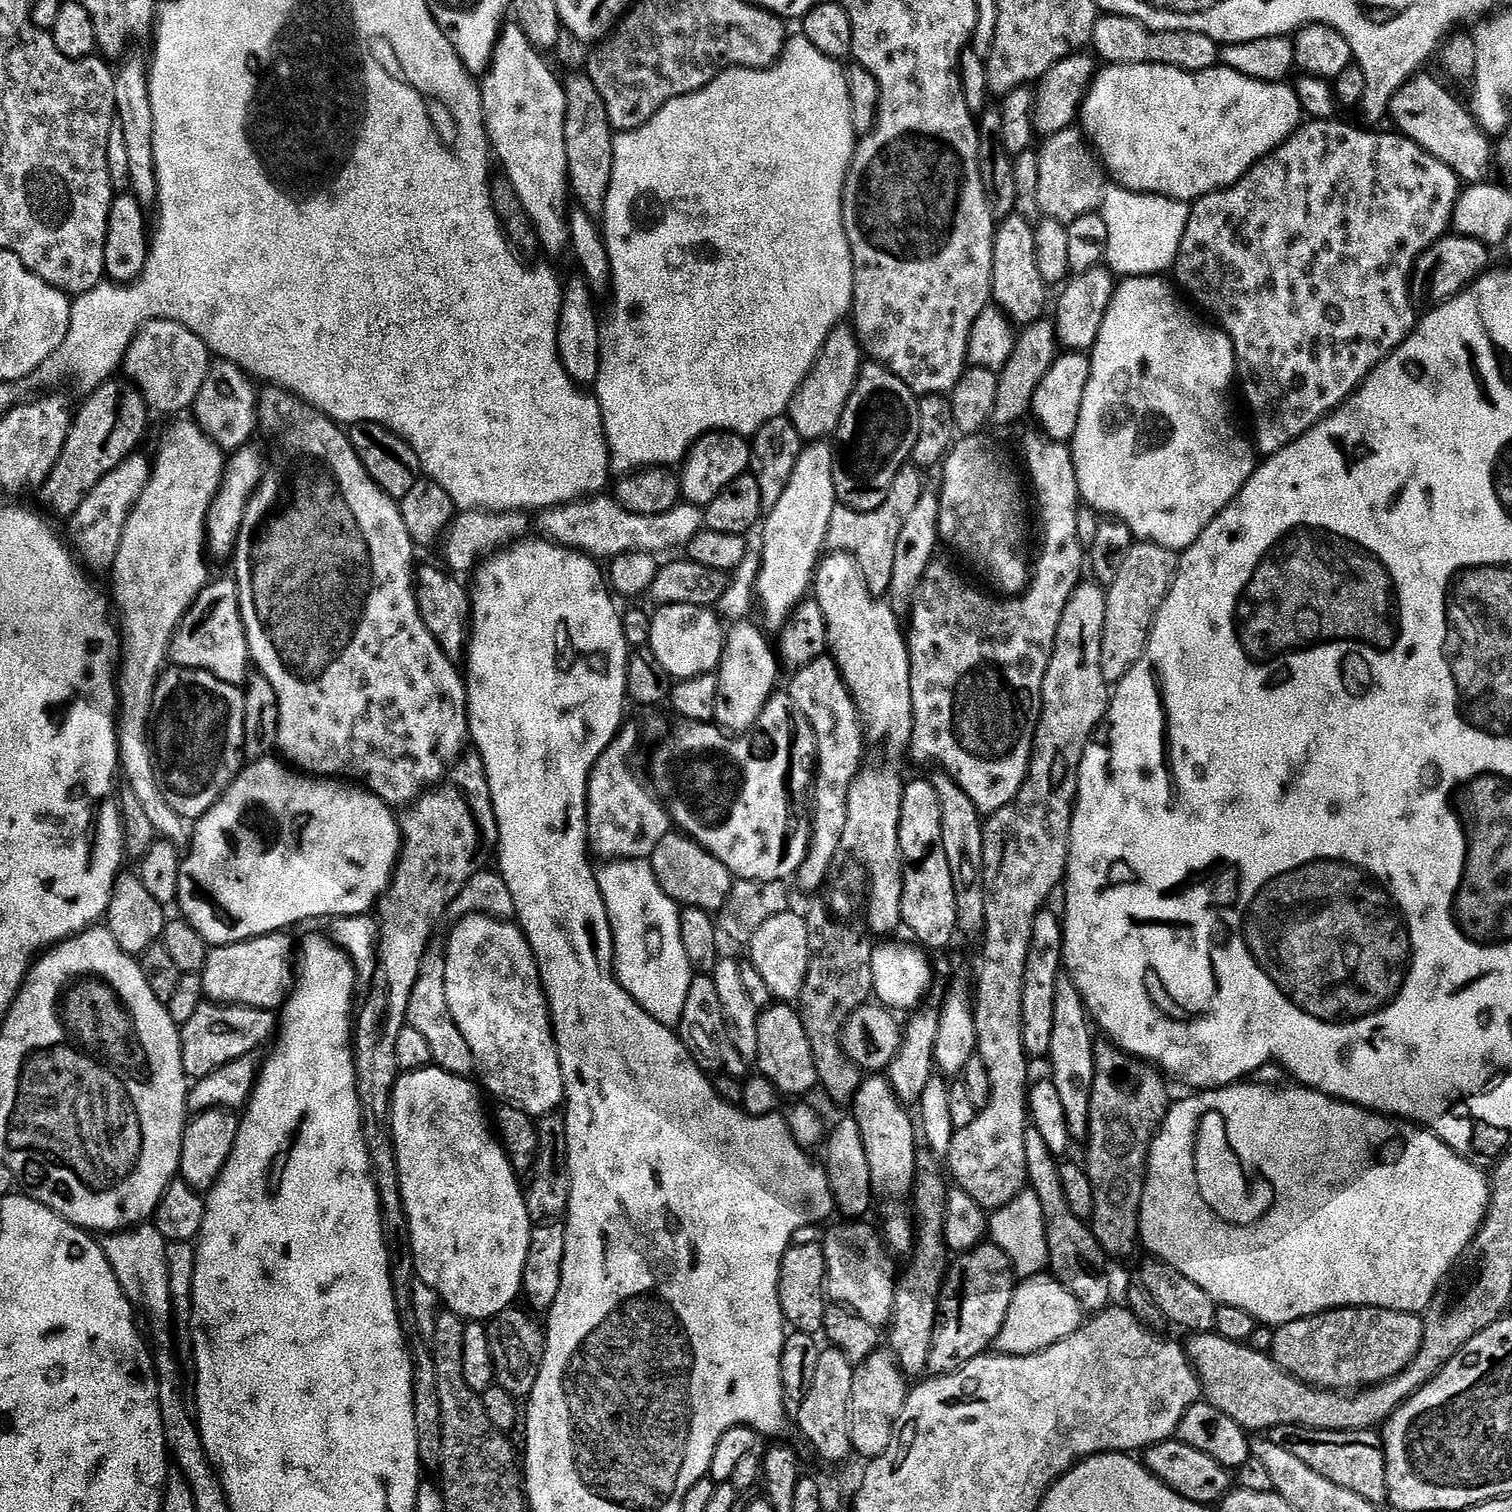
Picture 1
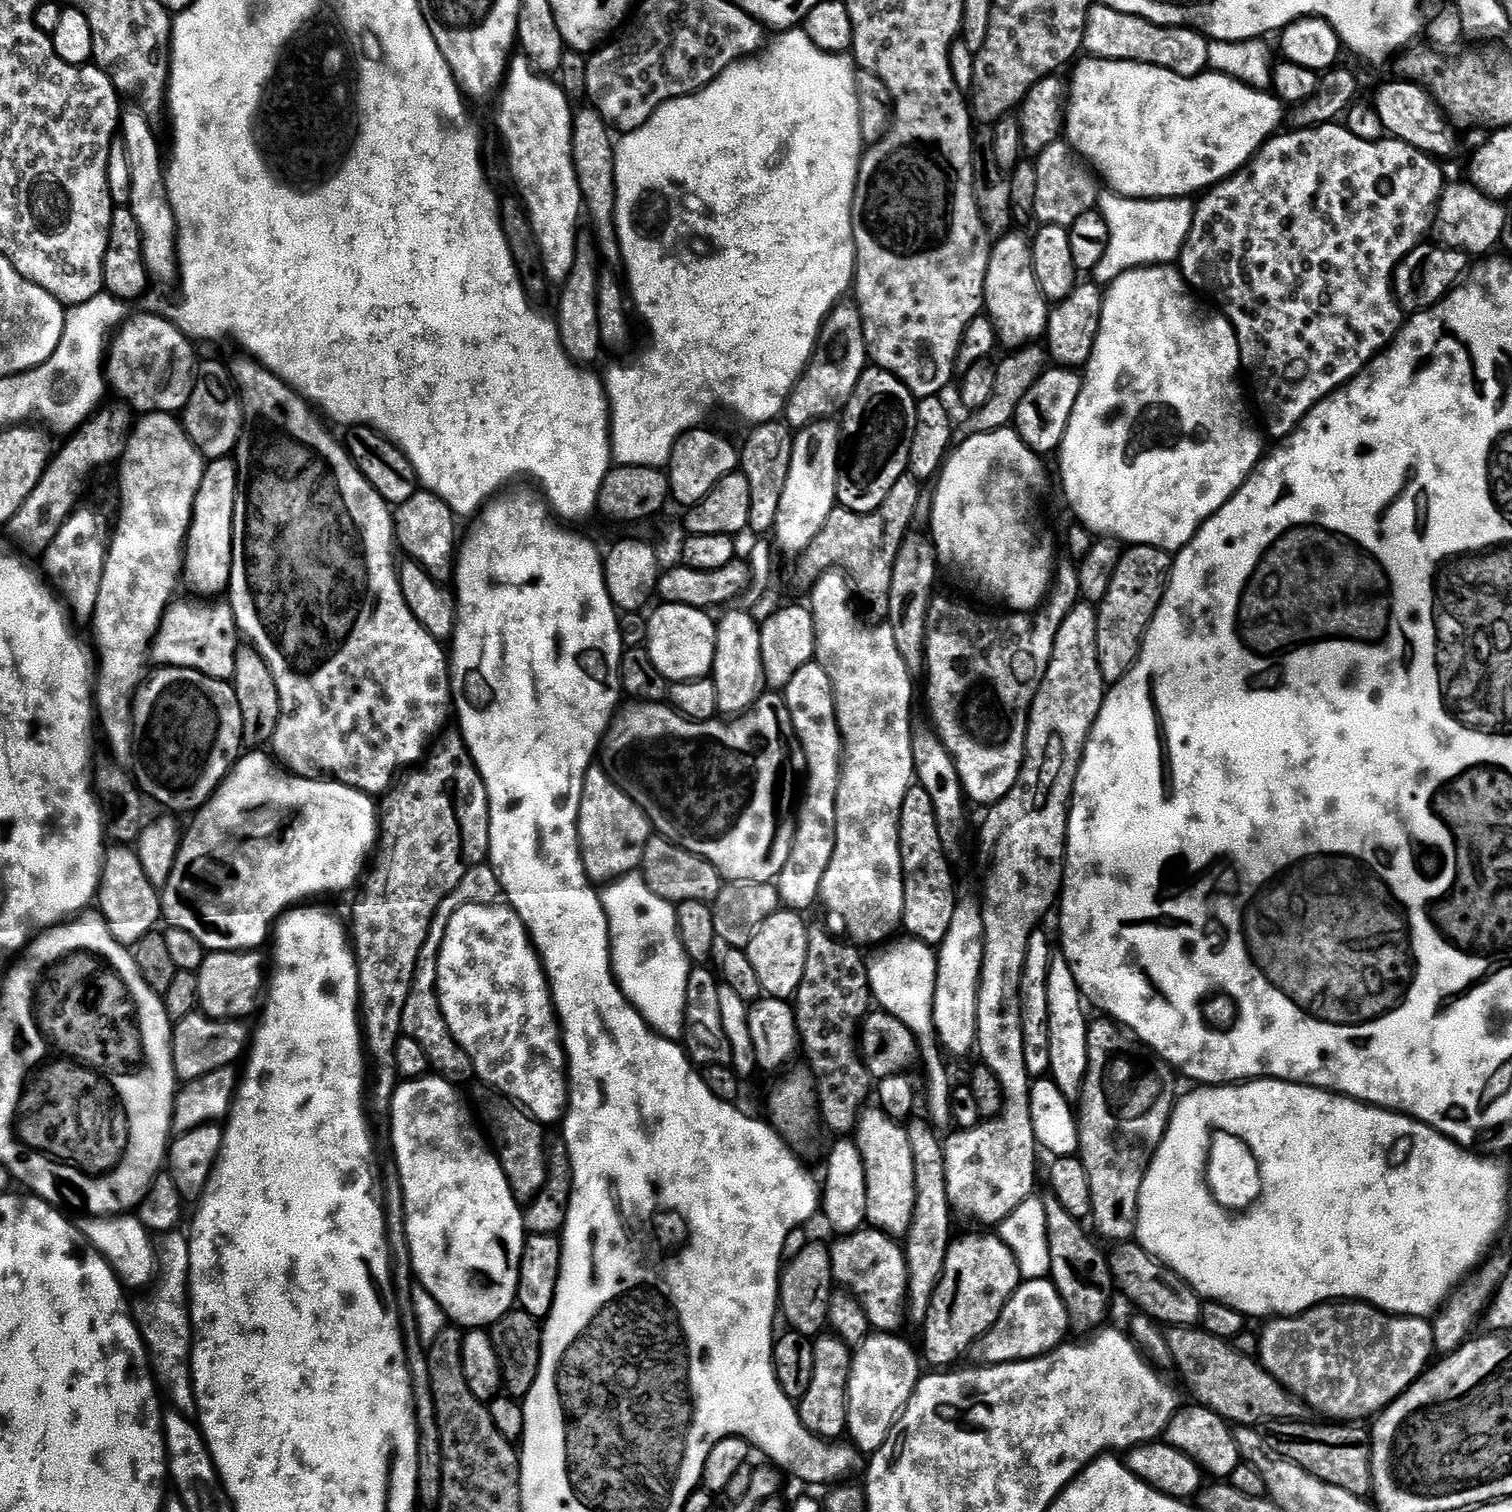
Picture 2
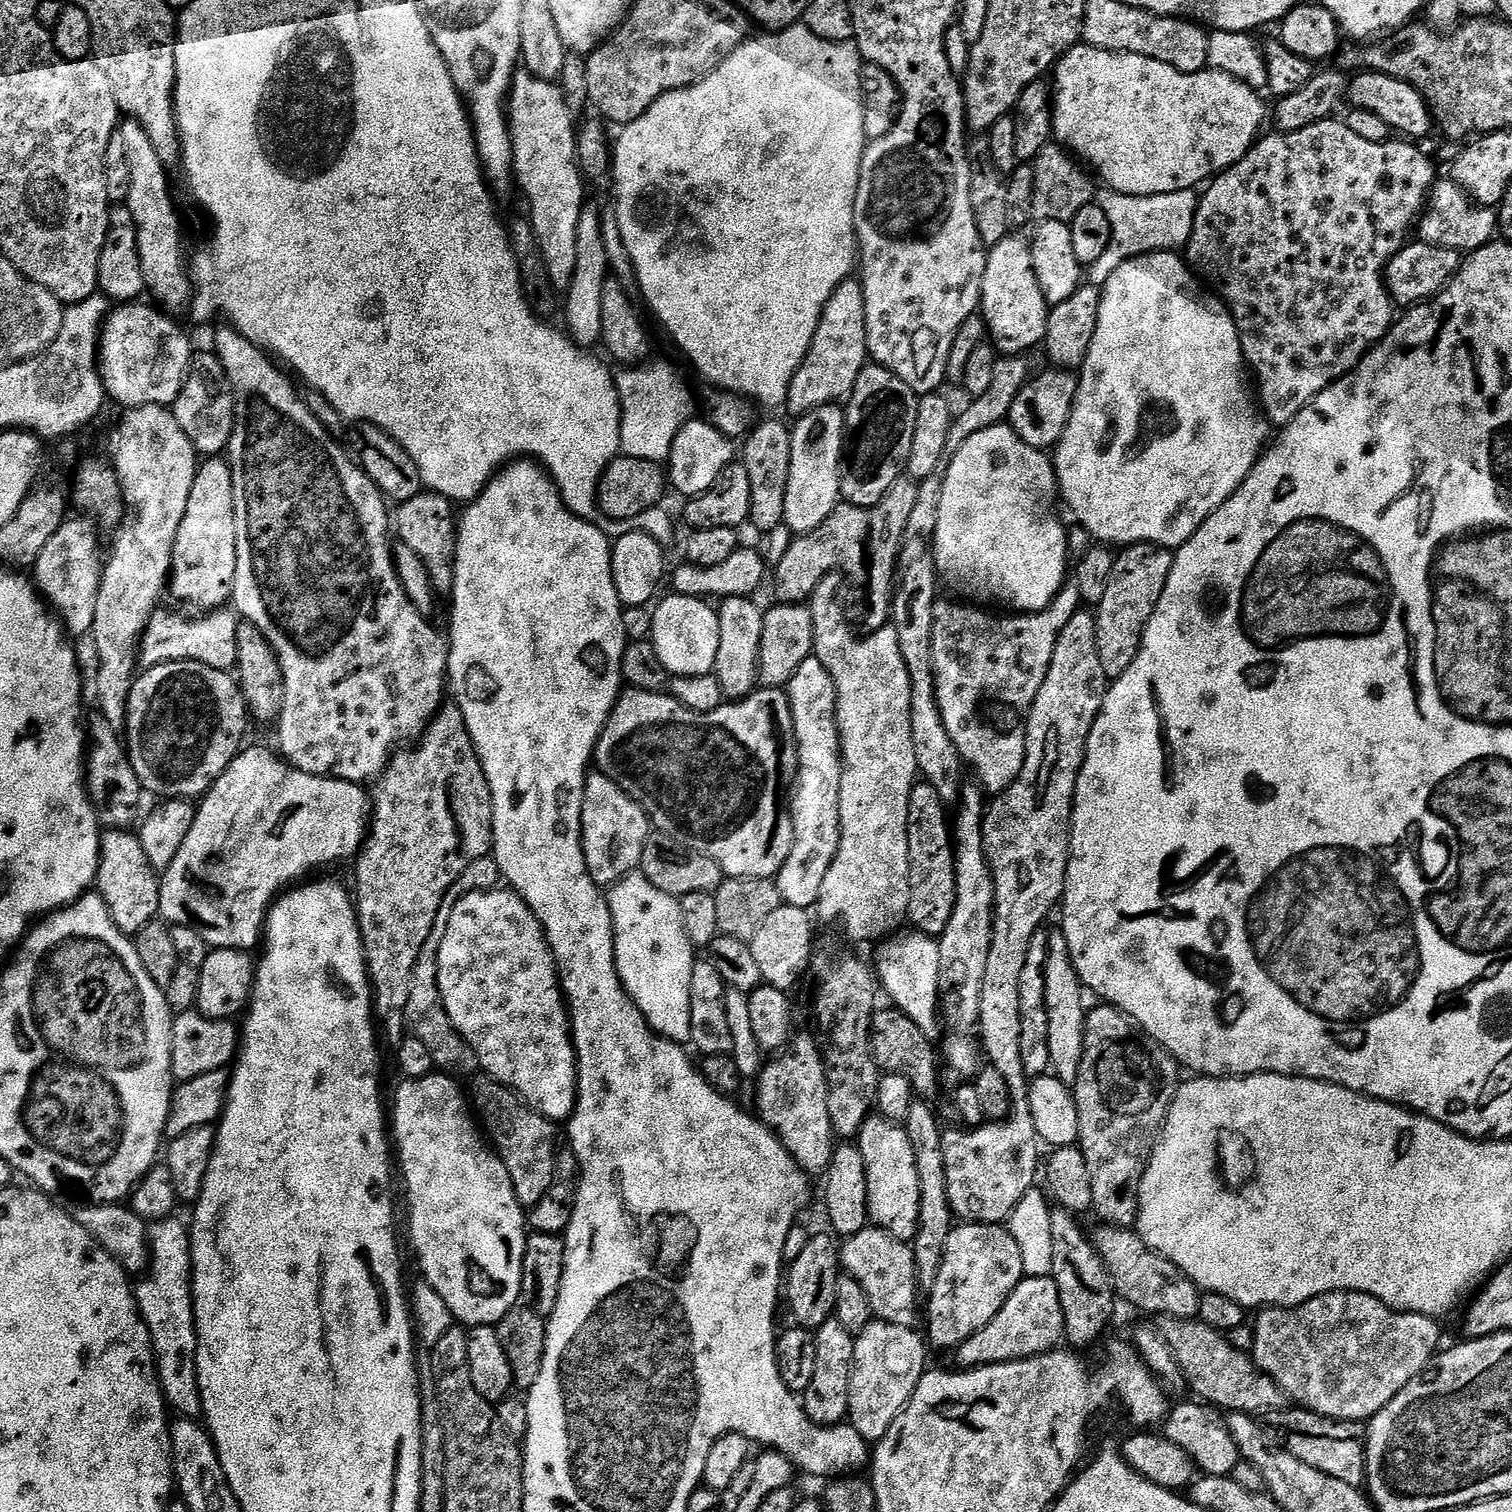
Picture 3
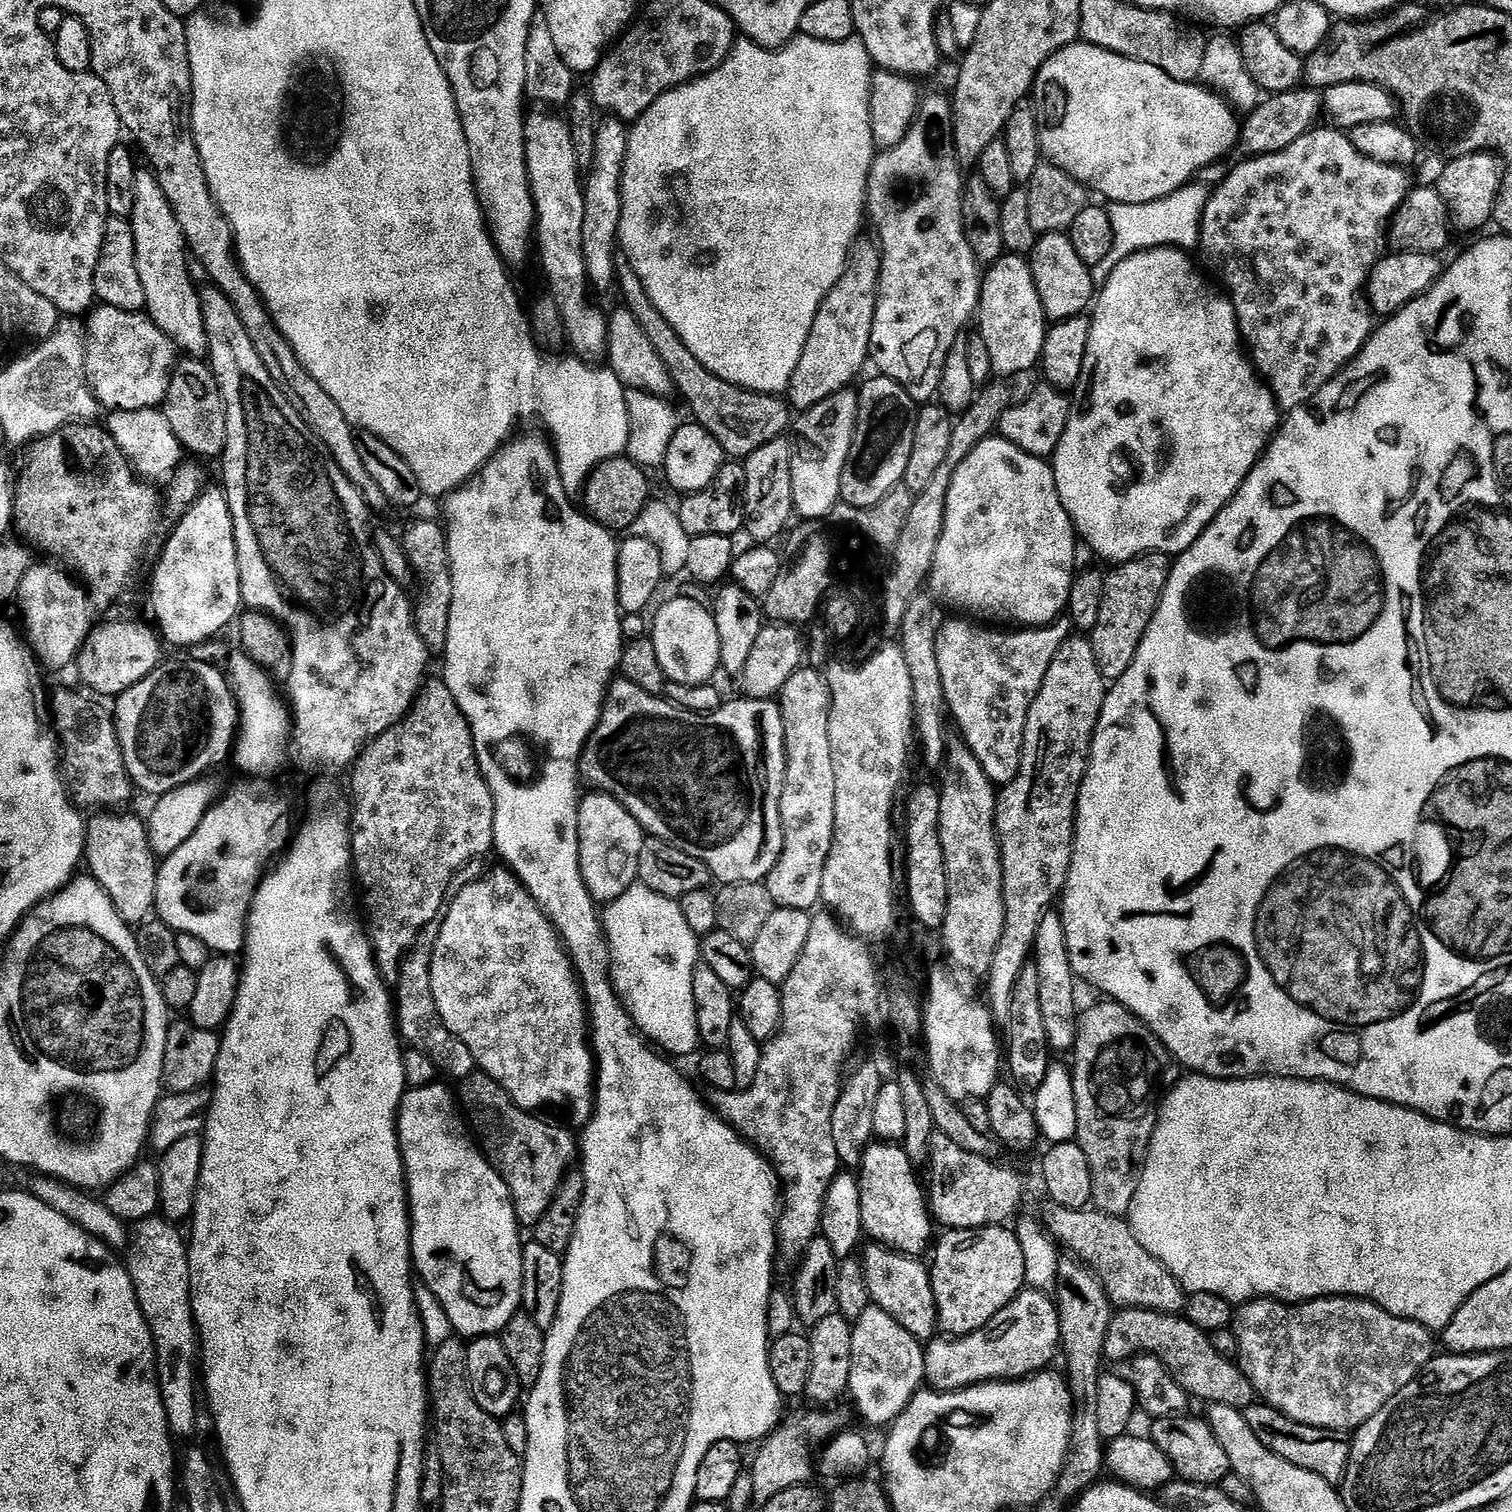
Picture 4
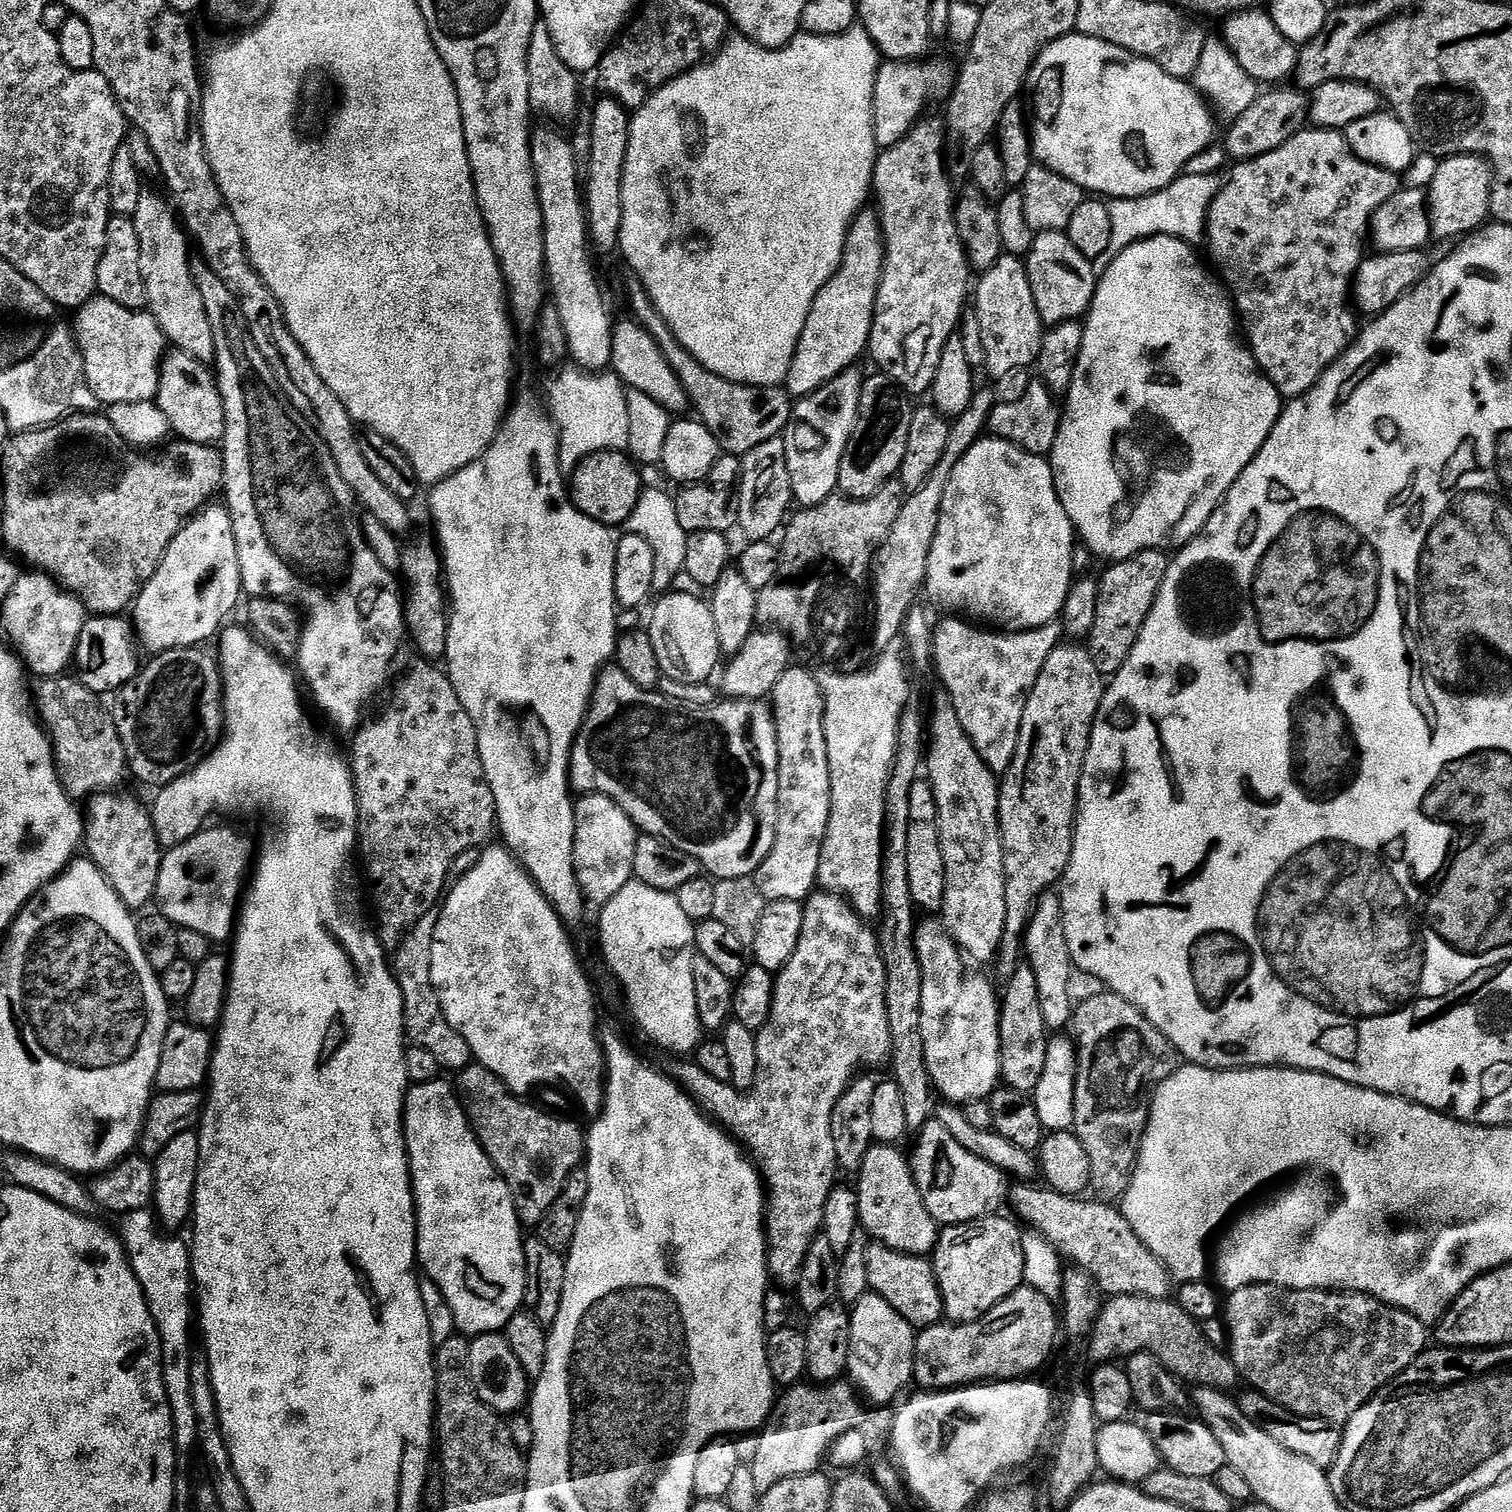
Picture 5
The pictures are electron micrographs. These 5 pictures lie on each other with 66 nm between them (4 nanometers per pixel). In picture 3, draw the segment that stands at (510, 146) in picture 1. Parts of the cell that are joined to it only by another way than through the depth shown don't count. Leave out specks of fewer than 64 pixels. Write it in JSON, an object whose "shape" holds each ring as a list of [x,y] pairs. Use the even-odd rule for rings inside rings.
{"shape":[[[527,70],[517,71],[512,79],[512,90],[508,97],[508,129],[512,135],[514,146],[514,180],[524,191],[528,199],[528,208],[532,229],[536,235],[536,241],[540,244],[540,253],[546,262],[548,278],[553,288],[566,290],[574,278],[574,266],[576,265],[576,247],[578,246],[578,218],[580,211],[584,209],[586,197],[584,197],[585,181],[579,164],[576,163],[576,133],[577,125],[572,125],[573,112],[568,109],[564,101],[564,93],[555,83],[539,80],[531,76]]]}

